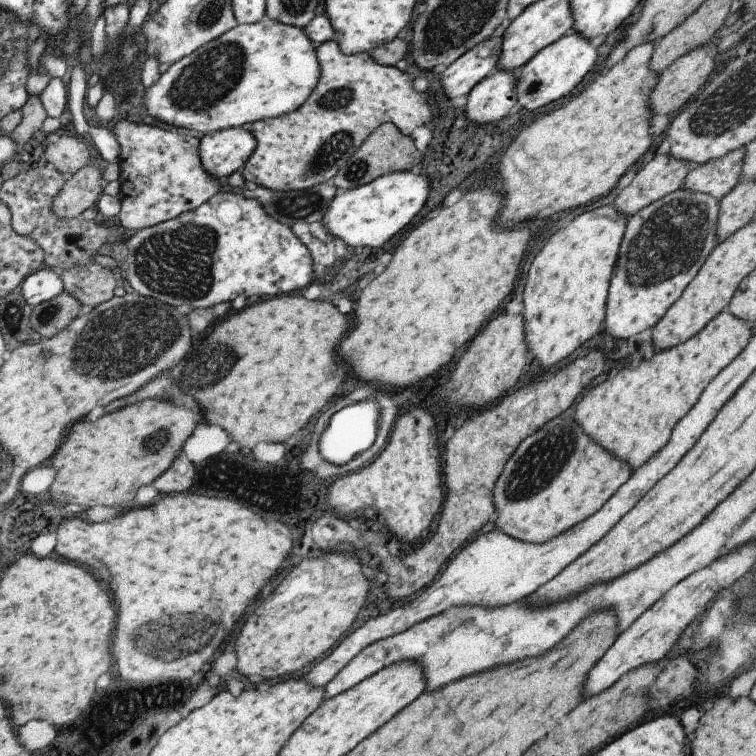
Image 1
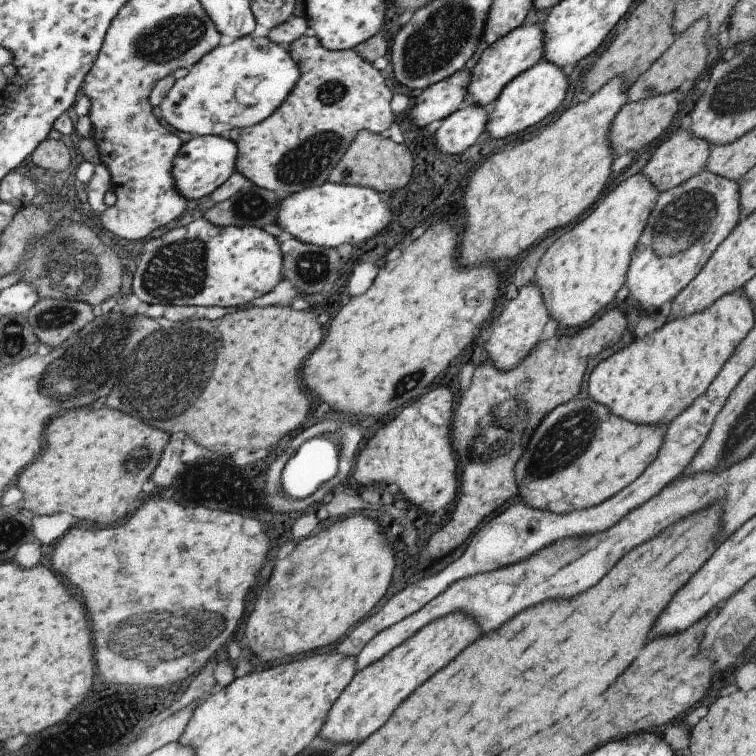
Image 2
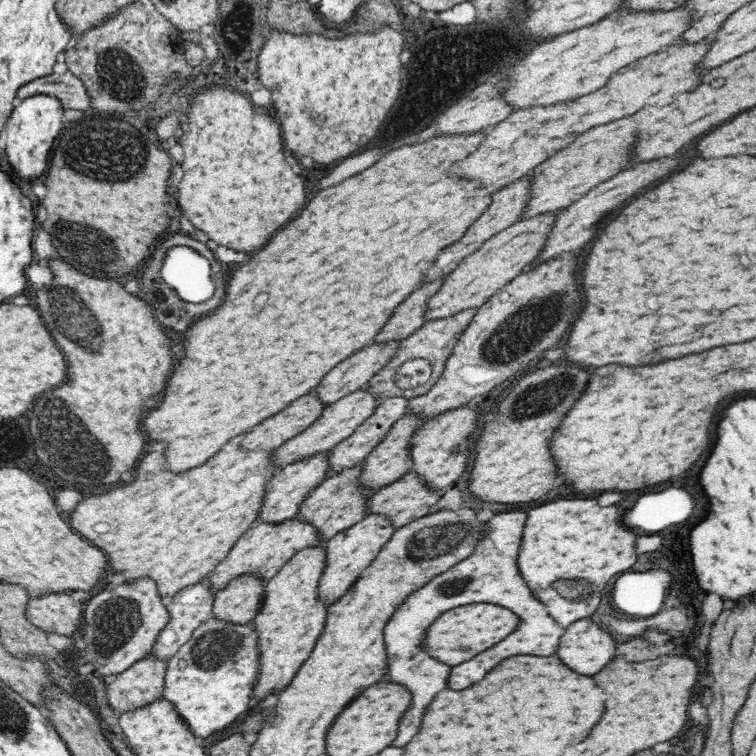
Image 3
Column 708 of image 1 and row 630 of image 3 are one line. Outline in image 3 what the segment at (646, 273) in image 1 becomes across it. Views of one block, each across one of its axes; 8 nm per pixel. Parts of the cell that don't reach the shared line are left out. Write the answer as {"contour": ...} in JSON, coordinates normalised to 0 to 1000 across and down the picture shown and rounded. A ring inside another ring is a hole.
{"contour":[[[278,817],[221,876],[212,926],[229,931],[257,975],[271,978],[327,946],[333,902],[341,889],[339,844],[333,821],[307,828]]]}

